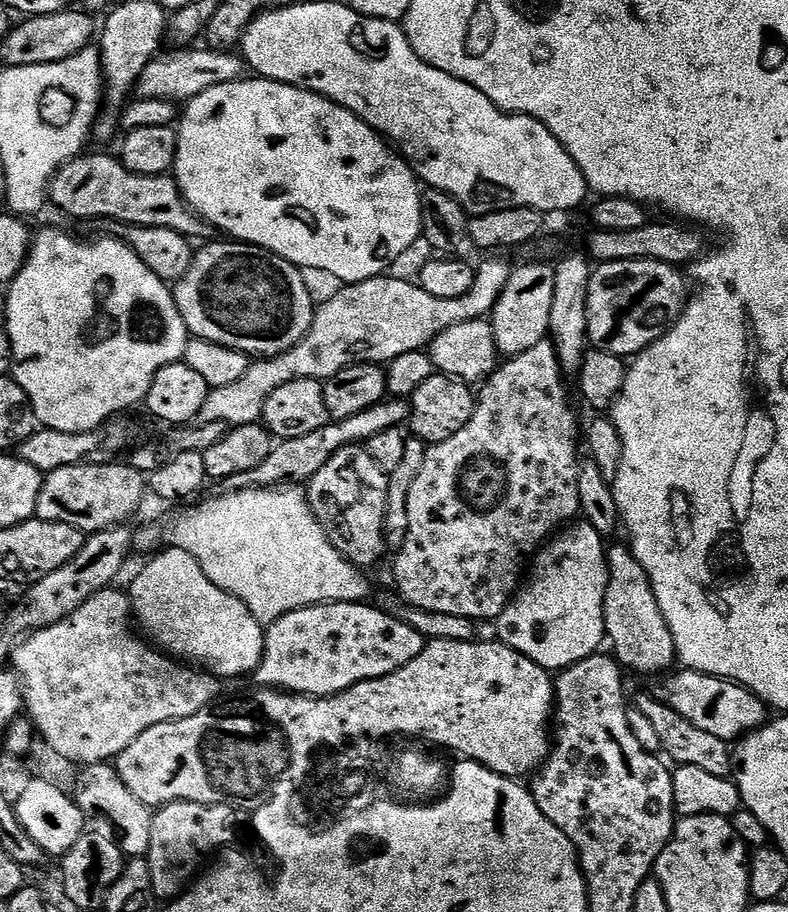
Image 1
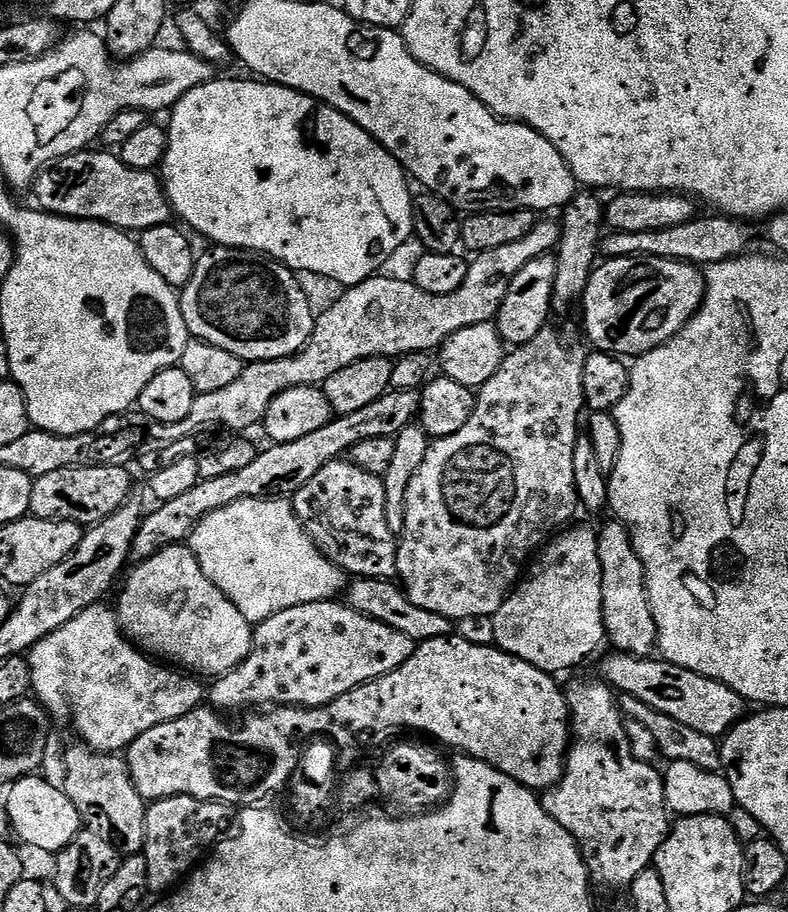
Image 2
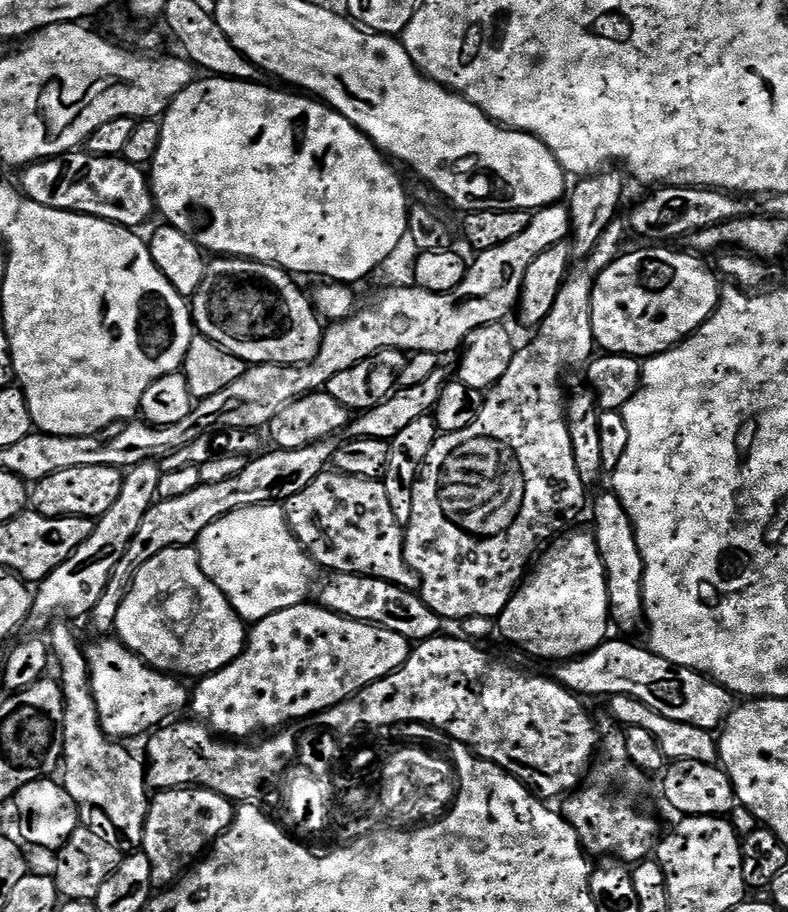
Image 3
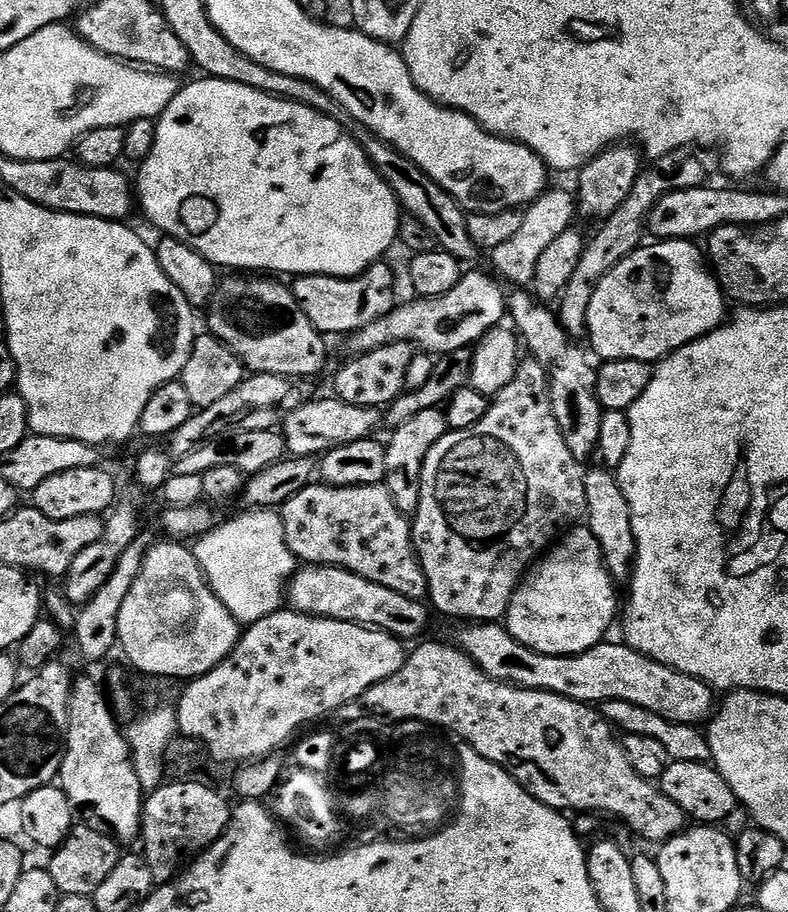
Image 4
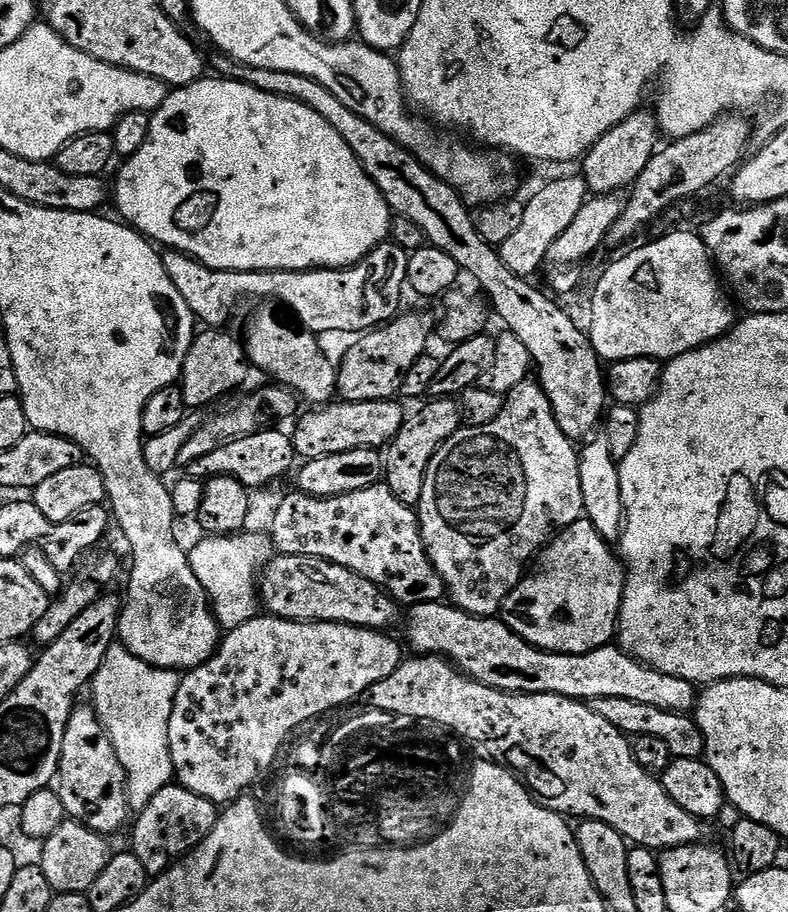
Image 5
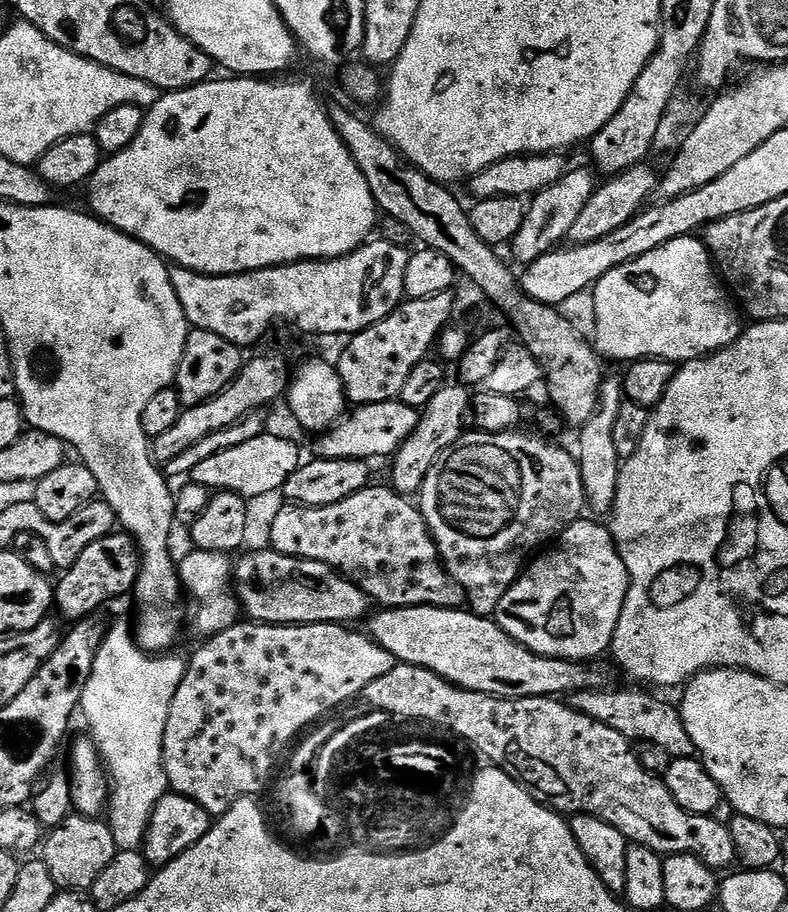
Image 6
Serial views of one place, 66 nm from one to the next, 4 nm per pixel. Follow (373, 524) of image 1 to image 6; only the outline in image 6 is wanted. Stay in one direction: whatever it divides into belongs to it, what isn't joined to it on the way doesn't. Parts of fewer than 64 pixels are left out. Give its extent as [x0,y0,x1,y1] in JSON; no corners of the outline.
[268,486,466,608]

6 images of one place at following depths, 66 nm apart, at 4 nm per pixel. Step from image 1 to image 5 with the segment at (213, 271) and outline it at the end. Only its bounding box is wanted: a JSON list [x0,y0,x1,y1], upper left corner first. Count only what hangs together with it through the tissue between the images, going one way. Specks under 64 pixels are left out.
[242,302,337,406]

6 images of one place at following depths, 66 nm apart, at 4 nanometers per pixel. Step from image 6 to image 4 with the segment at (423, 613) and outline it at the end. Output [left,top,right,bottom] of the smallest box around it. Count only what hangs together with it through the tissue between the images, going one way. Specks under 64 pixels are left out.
[458,622,714,726]

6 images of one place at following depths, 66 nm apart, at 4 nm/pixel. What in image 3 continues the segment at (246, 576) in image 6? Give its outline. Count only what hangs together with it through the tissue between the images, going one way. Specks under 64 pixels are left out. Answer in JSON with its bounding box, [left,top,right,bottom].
[318,572,442,642]

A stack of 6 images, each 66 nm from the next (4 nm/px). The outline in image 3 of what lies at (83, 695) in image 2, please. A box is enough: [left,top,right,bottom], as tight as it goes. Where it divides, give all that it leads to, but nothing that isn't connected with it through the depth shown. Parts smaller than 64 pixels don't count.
[86,638,190,742]

